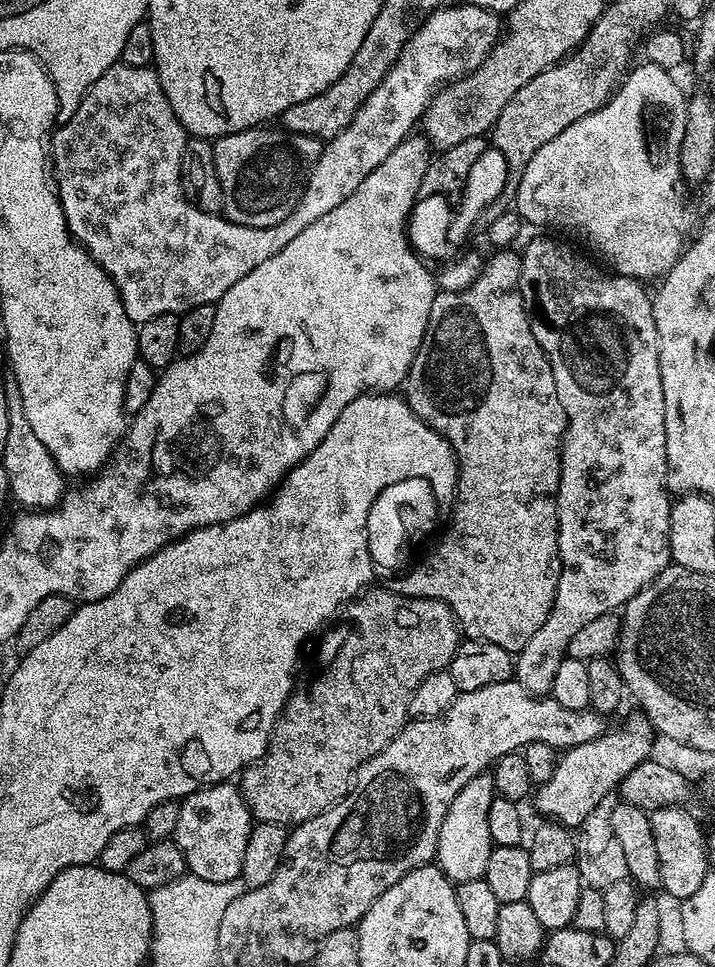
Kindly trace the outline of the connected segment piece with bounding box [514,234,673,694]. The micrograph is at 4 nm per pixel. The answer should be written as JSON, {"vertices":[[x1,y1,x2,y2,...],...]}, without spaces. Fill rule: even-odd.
{"vertices":[[536,234,532,241,525,246,520,257,520,293,524,297,531,297,532,288,536,291,536,300,544,311,544,328,535,329,536,340,542,346,550,366,554,370,554,386,558,386,558,402,562,402,562,410,566,410,568,428,564,432,564,442,560,445,560,485,556,491,556,517,558,518,558,550,560,551,560,577,558,590,552,603,550,614,534,638,522,646,522,650,514,660,514,679,527,692,533,694,551,693,554,674,560,663,568,655,570,638,587,626,594,618,607,612,615,613,623,609,629,600,641,592,650,582,658,578,658,574,669,567,668,535,670,534,670,518,673,501,668,491,668,459,666,458,666,402,662,398,662,374,658,370,658,330,654,330,654,314,649,293,644,293,645,285,638,280,631,280,629,276,618,276,605,270,599,263,591,264,587,255,579,256,572,248,551,240,551,235]]}

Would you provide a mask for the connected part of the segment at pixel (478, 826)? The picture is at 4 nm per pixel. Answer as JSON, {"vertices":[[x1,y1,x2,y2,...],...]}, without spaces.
{"vertices":[[478,775,466,782,462,790,458,790,454,802,450,802,446,810,446,818,442,818,434,860,444,871,445,878,455,885,481,879,486,870,486,862,490,862,494,845,490,838,490,825,486,823,486,814,490,814,493,795,491,775]]}

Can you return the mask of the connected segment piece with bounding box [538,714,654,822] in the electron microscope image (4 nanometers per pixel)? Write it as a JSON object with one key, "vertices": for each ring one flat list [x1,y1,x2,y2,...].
{"vertices":[[635,714,618,732,605,731,597,740,584,742,582,746,574,746,567,749,557,759,554,774,545,784,539,785,540,808,548,818,555,818,564,822,567,816,577,816,577,821,587,819,592,812,601,807,599,805,608,795,619,789,621,782,643,760,649,759,652,752,652,736,654,729,643,714]]}

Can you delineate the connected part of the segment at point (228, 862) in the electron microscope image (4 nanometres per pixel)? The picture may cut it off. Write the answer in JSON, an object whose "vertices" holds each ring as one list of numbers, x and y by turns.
{"vertices":[[232,782,211,784,209,788,200,788,194,794,184,797,183,800,179,801,179,806,180,813,178,814,178,826,176,827,174,843,182,850,187,871,198,878,206,878,206,882,230,882,231,880,241,879,242,860,246,858,246,844,250,842,250,834,254,827,254,817,252,811,248,809,248,803,244,800,244,793,240,791,239,787]]}

